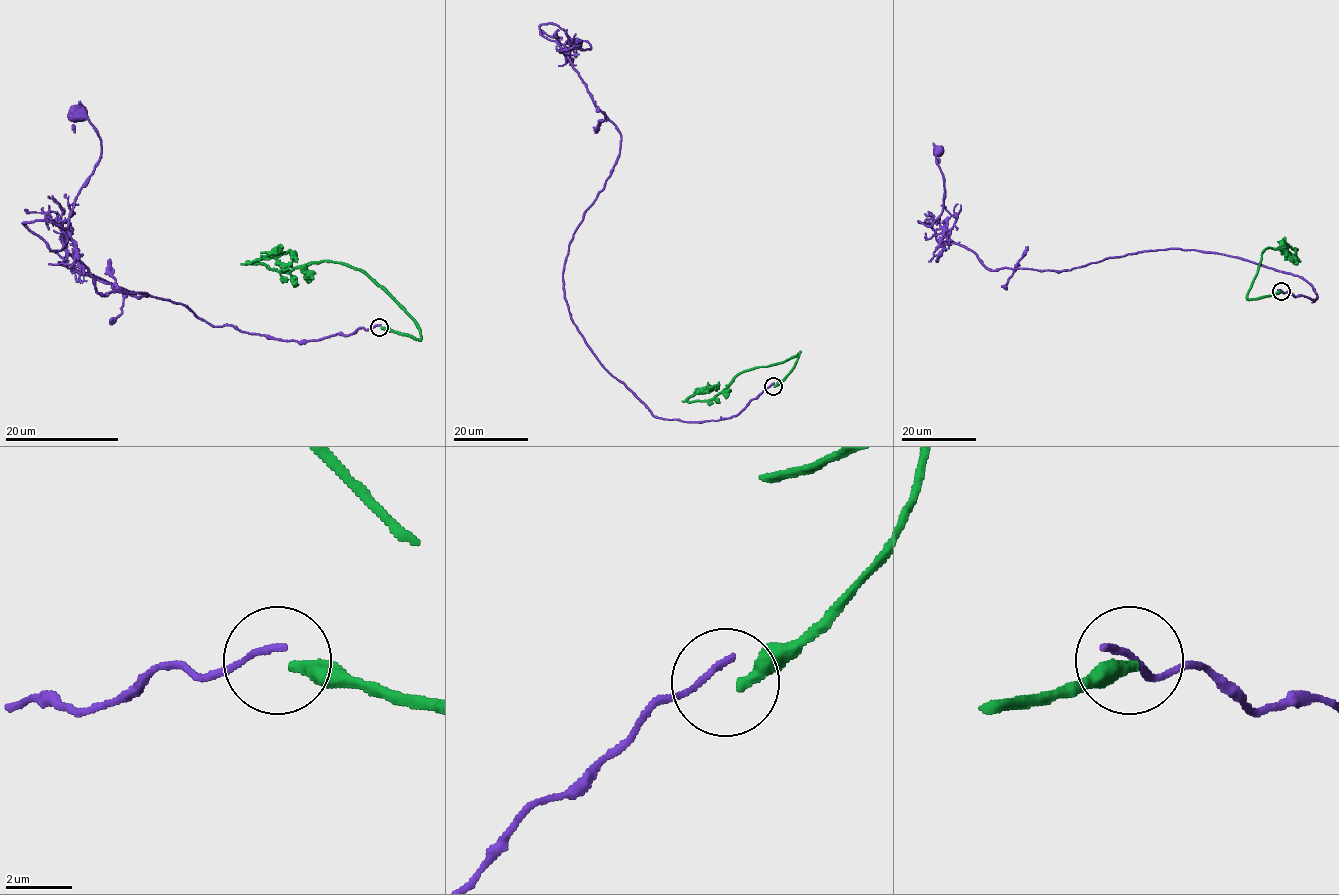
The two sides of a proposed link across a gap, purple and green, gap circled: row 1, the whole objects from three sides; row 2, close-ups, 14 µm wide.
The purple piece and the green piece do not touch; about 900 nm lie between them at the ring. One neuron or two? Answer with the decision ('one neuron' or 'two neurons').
two neurons

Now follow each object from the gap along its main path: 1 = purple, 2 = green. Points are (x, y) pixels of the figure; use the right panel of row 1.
1: (1280, 290), (1317, 298), (1299, 276), (1179, 248), (1060, 271), (989, 269), (918, 221), (942, 211), (939, 150)
2: (1281, 291), (1247, 298), (1262, 253), (1267, 248), (1281, 248), (1294, 255), (1296, 249), (1285, 242), (1277, 248)

